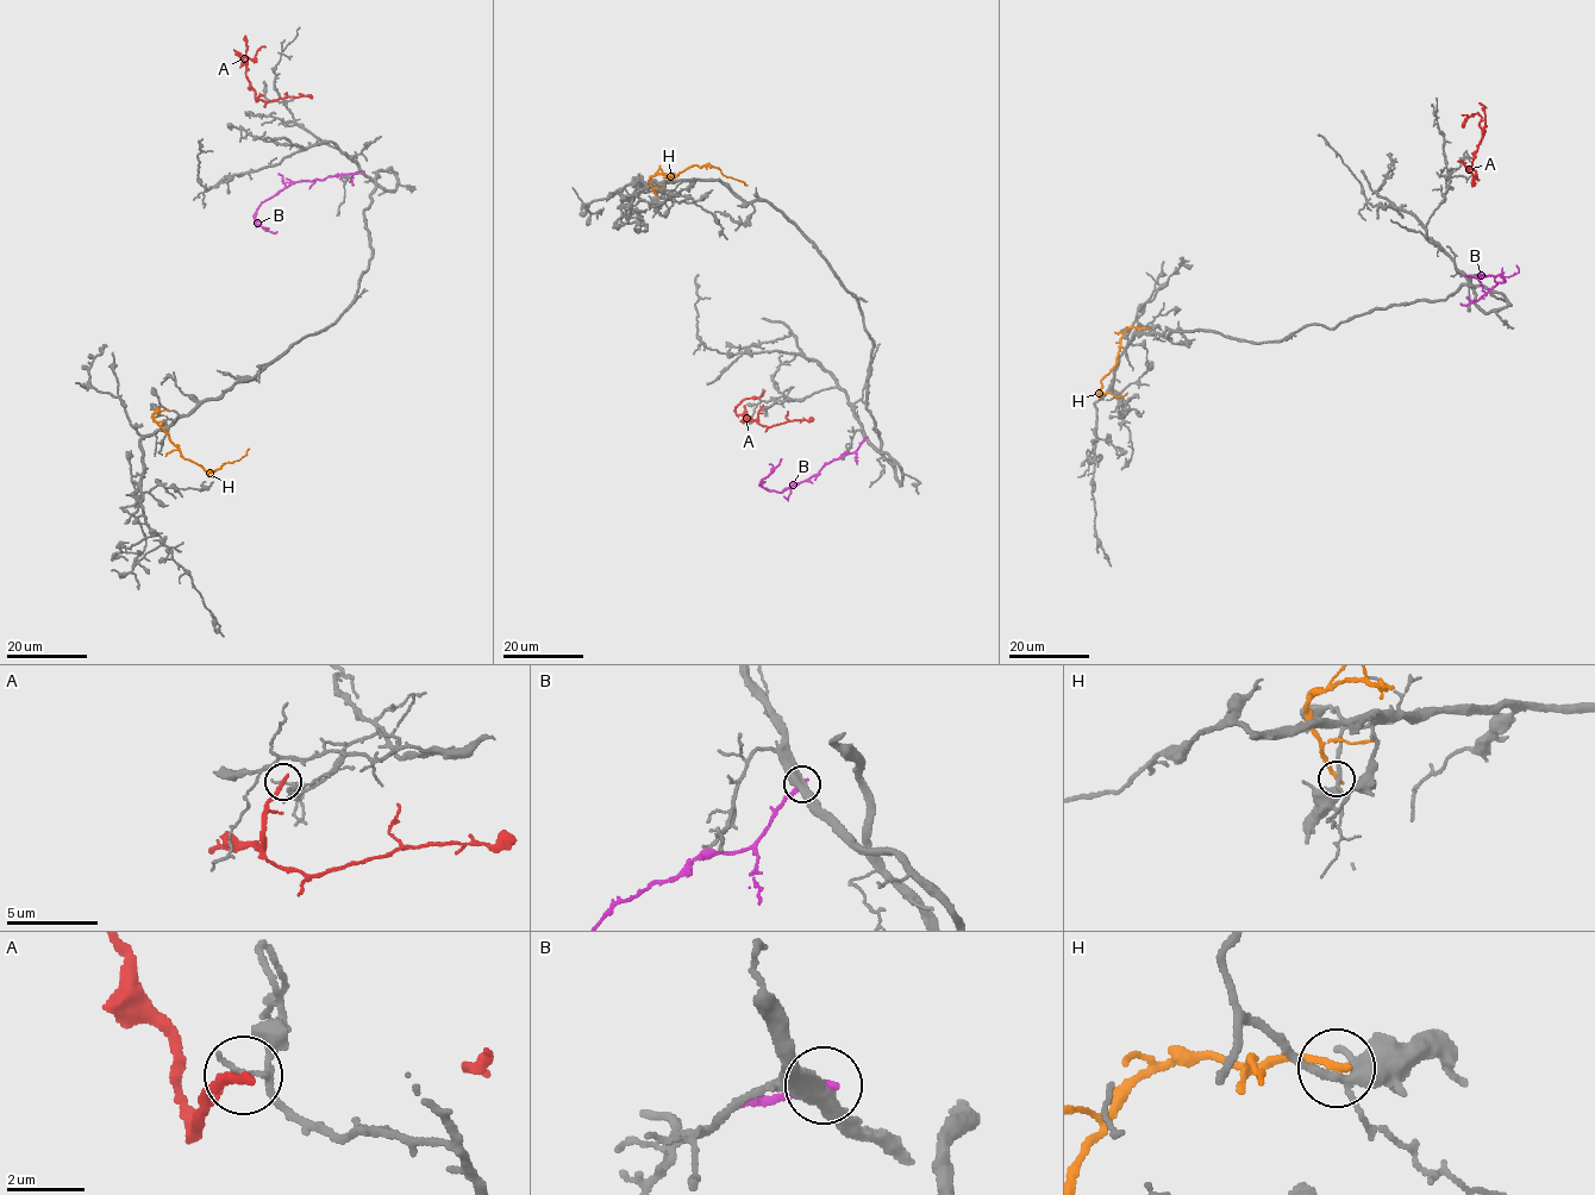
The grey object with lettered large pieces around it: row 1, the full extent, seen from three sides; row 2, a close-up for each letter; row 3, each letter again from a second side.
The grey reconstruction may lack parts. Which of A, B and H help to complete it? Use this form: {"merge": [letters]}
{"merge": []}

